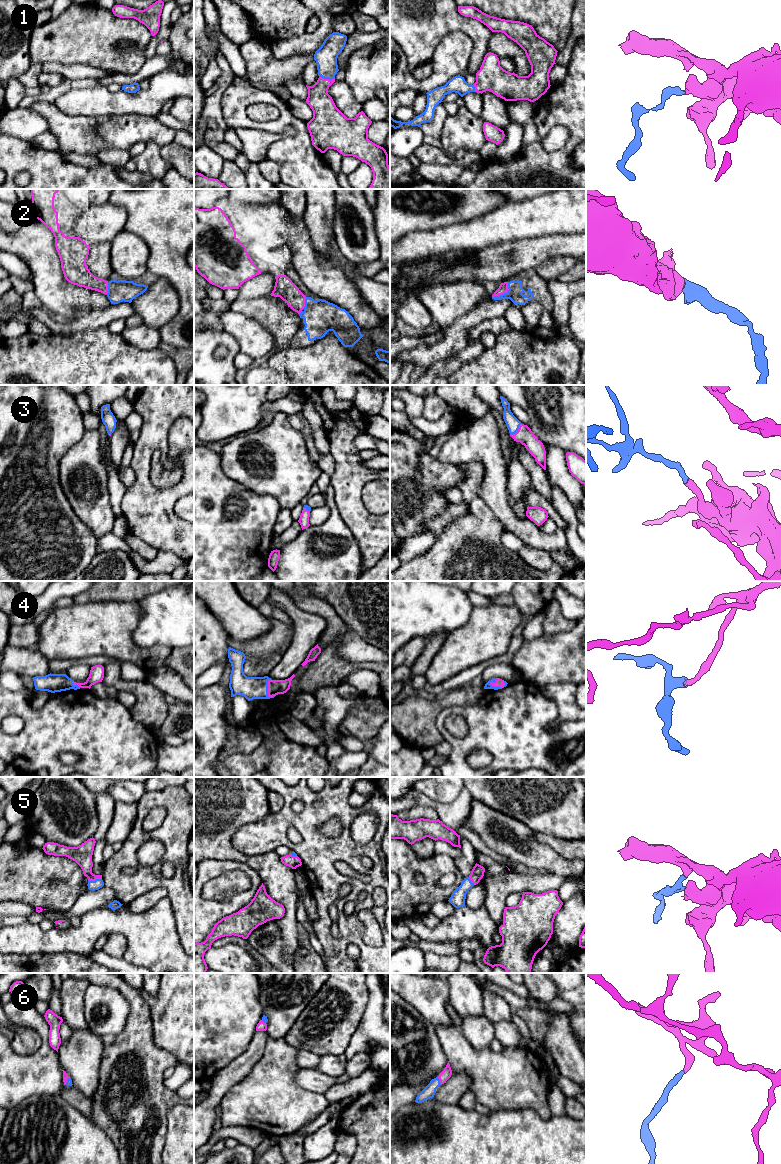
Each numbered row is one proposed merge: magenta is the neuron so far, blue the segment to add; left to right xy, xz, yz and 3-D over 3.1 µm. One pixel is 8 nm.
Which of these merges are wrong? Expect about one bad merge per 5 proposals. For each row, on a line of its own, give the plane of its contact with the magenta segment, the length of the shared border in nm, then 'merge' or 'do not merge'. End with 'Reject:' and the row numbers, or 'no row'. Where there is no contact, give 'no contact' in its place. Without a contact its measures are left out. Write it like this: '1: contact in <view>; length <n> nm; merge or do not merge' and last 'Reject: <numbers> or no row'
1: contact in xz; length 130 nm; merge
2: contact in yz; length 180 nm; merge
3: contact in yz; length 130 nm; merge
4: contact in yz; length 140 nm; merge
5: contact in xy; length 110 nm; merge
6: contact in yz; length 70 nm; merge
Reject: no row

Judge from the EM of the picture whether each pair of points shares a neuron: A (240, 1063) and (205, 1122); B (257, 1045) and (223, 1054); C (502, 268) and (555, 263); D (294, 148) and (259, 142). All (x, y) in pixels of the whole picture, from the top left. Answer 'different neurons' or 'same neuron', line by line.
A: same neuron
B: different neurons
C: different neurons
D: different neurons

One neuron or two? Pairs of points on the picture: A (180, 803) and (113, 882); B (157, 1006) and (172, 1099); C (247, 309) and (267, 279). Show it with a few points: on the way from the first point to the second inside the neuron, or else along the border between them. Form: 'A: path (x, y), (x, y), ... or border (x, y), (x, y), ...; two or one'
A: path (167, 826), (159, 834), (142, 836), (121, 859); one
B: border (152, 1029), (154, 1042), (172, 1053), (178, 1062); two
C: border (269, 294), (258, 296), (254, 299), (238, 299); two

